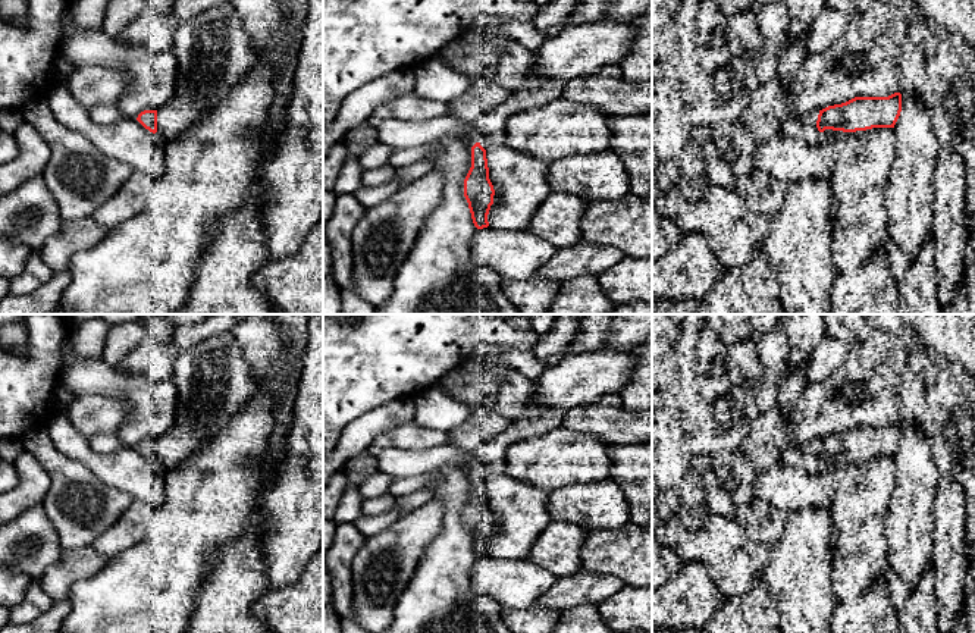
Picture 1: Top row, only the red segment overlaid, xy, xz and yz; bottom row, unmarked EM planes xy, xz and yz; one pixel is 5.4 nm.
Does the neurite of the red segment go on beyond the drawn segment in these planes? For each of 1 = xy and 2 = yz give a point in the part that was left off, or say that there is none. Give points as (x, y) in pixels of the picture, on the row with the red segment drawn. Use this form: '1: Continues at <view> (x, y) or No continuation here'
1: No continuation here
2: Continues at yz (795, 125)

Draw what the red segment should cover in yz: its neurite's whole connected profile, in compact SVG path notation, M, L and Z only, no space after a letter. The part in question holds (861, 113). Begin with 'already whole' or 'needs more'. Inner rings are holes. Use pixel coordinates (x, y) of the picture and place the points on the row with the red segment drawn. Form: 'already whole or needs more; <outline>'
needs more; M900 93L888 97L855 97L819 110L815 125L806 117L791 115L783 120L781 131L815 144L825 129L856 132L872 128L894 128L900 112Z

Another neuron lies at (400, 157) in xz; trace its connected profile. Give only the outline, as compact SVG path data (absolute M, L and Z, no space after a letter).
M448 135L411 150L396 148L389 164L404 167L432 159L433 170L443 176L441 204L423 223L417 241L398 270L389 300L374 314L521 314L501 289L504 278L471 258L471 239L477 231L464 197L464 179L471 167L471 147L476 141Z

